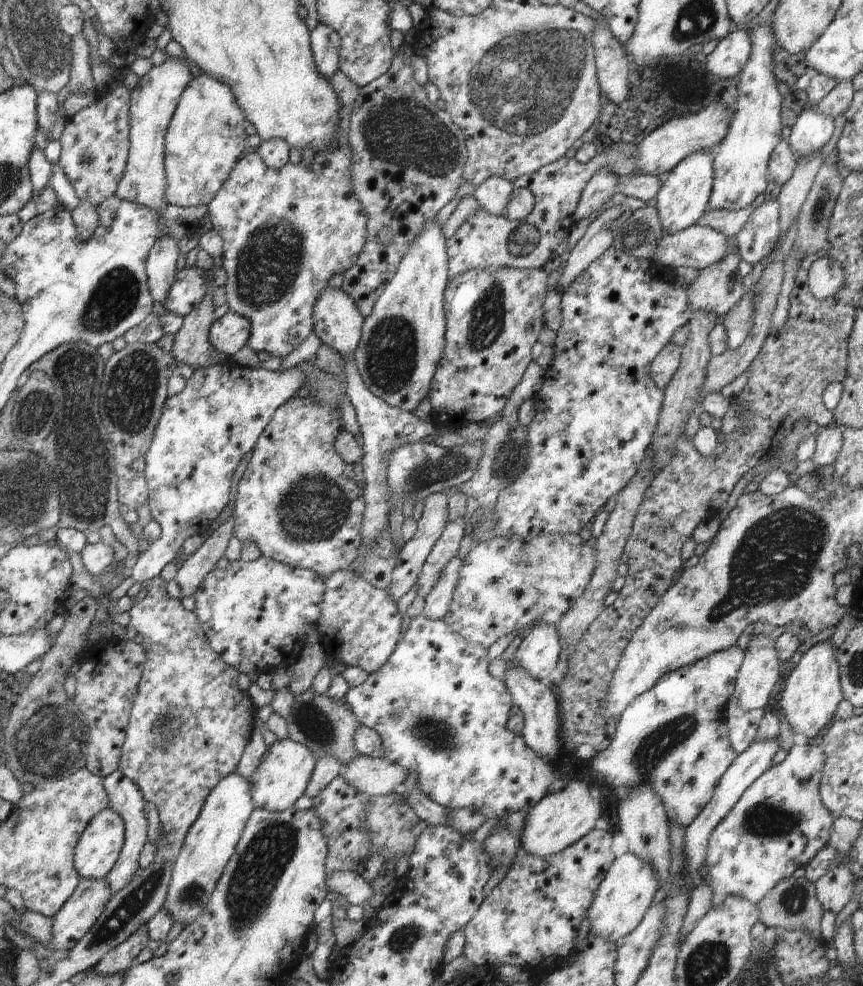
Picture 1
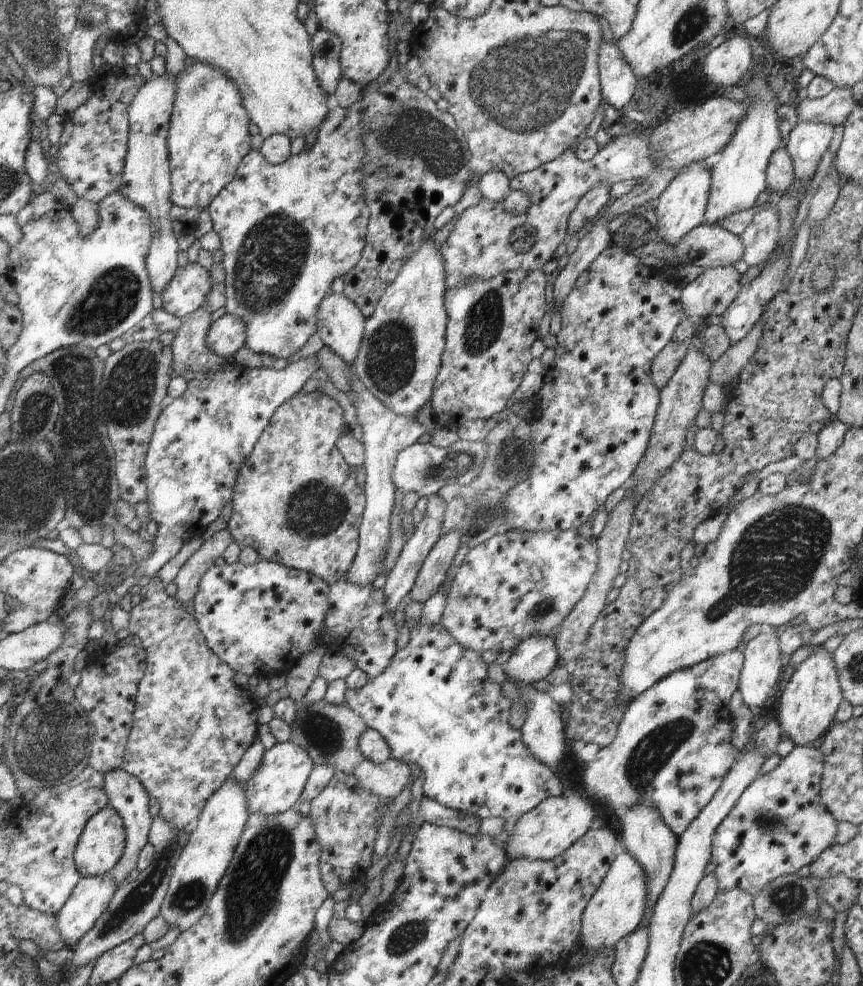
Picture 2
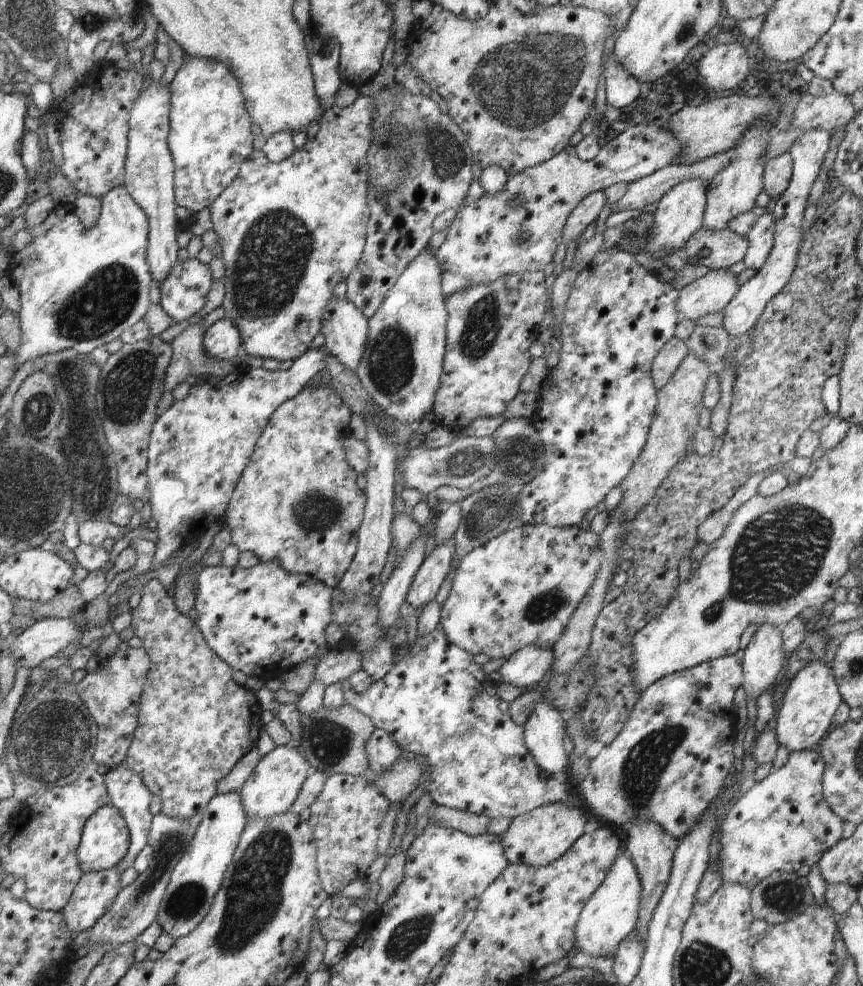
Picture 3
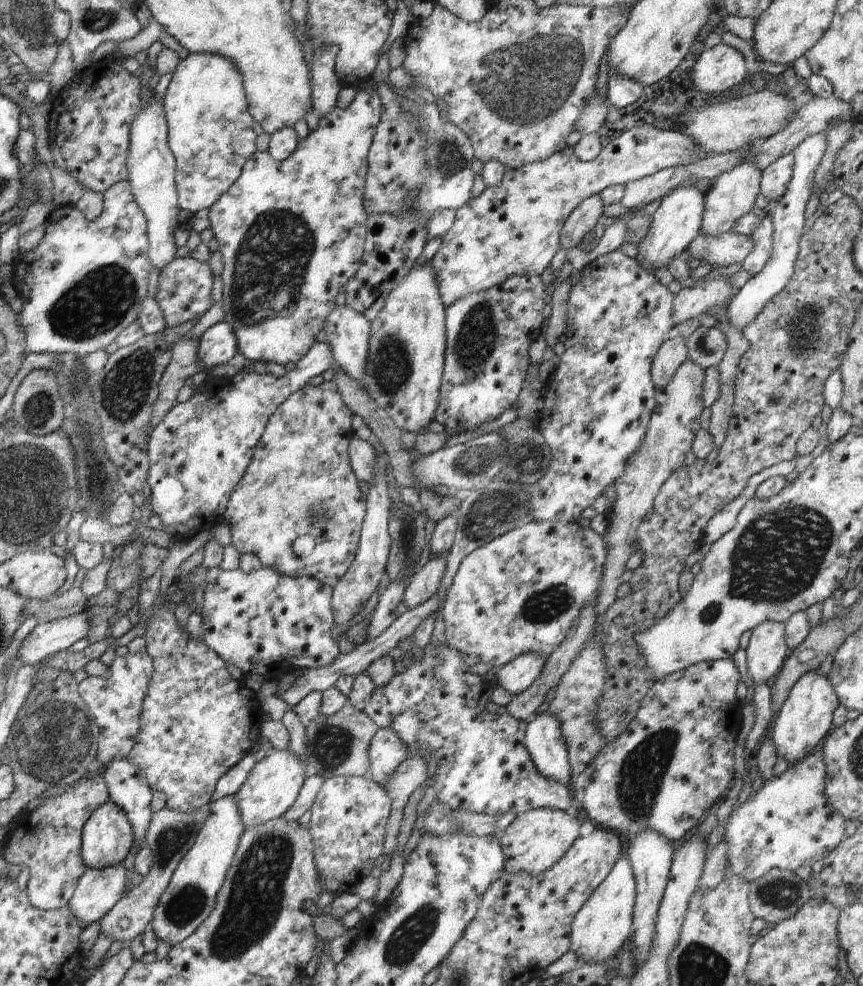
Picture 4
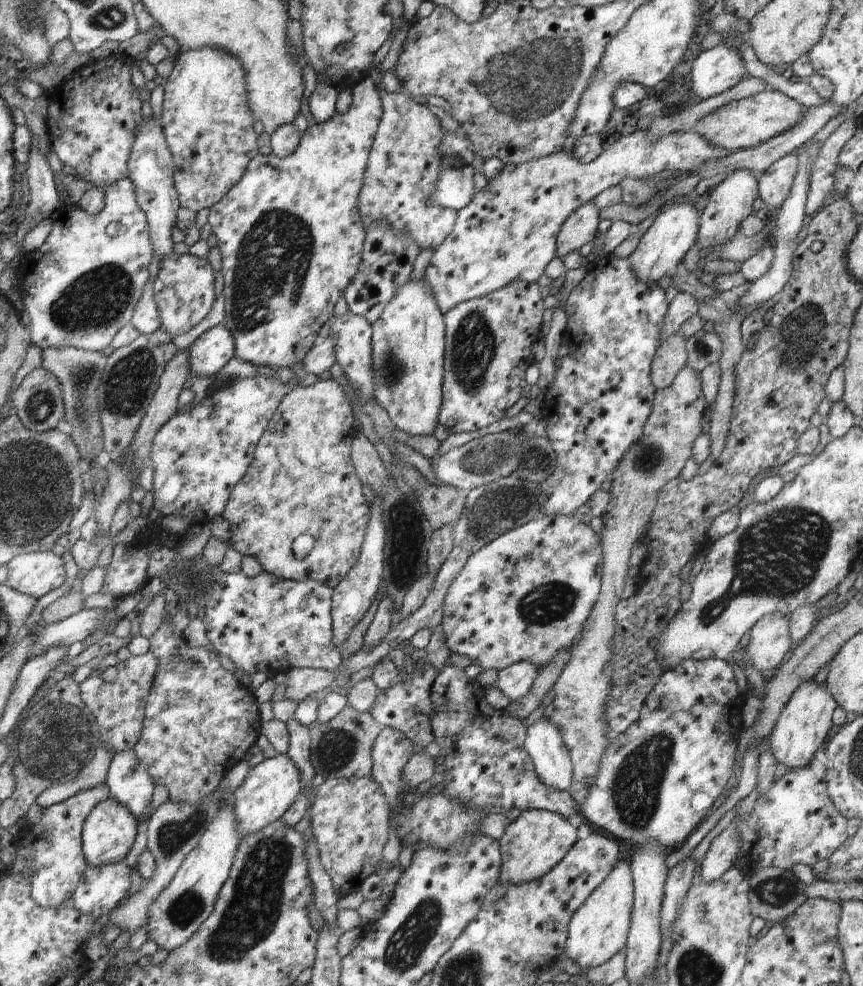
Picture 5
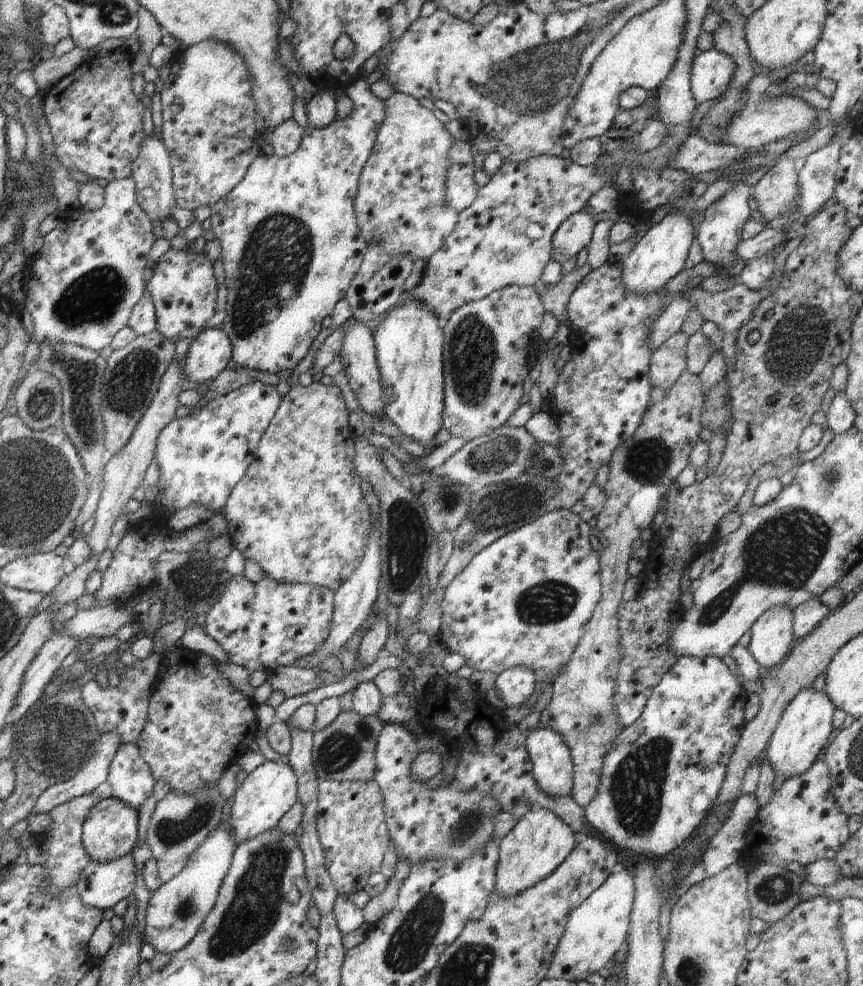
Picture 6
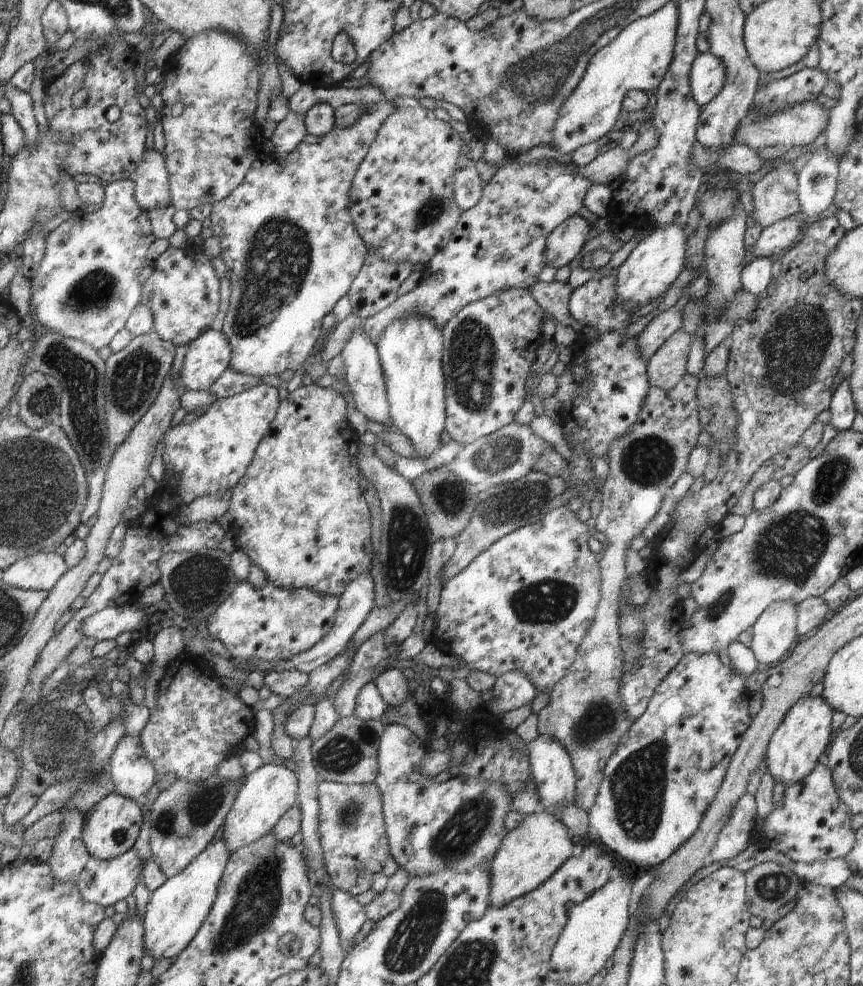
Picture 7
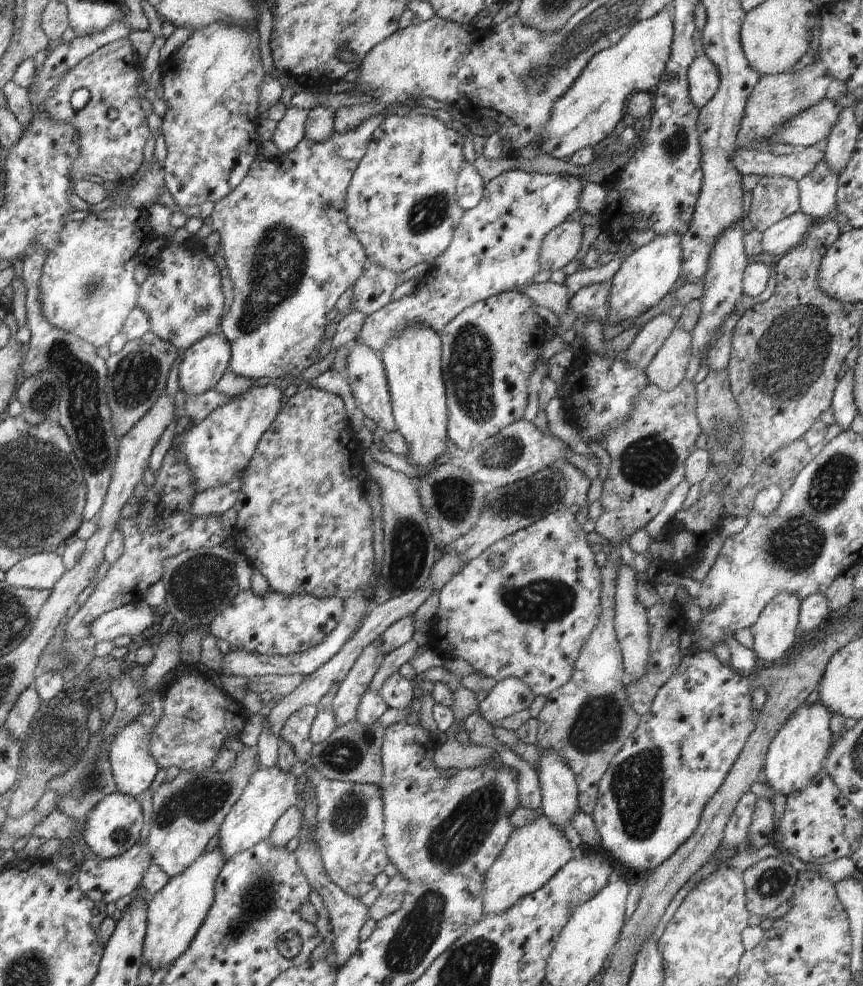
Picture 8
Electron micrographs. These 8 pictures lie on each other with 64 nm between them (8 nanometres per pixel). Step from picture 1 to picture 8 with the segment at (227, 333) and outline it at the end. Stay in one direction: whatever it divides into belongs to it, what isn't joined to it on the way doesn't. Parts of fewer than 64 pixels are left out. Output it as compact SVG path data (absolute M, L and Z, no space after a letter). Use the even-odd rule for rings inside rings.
M219 332L201 338L196 344L183 352L184 358L179 366L179 388L185 396L198 396L214 390L222 375L228 371L231 358L231 346L226 337Z

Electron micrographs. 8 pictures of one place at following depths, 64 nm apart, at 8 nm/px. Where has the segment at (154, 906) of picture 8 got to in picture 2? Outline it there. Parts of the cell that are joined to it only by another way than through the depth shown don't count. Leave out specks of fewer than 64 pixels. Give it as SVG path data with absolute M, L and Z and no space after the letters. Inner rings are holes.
M226 779L208 798L197 819L196 827L190 831L186 846L173 867L168 890L162 902L160 916L170 924L170 929L178 928L178 932L186 932L206 914L210 899L214 891L218 890L218 884L230 866L234 849L240 842L250 813L244 785L240 786L240 782Z

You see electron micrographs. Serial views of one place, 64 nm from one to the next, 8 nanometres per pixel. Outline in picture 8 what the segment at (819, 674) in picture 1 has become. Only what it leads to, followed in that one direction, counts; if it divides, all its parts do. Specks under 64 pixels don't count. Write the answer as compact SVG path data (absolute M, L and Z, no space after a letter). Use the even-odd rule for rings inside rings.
M802 704L791 715L772 739L761 773L770 788L784 796L804 790L810 780L823 771L822 760L835 741L829 725L832 714L822 704Z

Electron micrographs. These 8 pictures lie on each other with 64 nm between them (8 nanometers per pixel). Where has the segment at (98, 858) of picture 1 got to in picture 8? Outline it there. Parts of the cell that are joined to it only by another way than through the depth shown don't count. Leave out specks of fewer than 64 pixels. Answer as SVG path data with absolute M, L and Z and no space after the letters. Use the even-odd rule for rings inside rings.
M118 790L102 798L81 823L80 838L93 854L100 859L111 859L124 854L134 844L139 842L140 832L144 826L142 806L134 796L124 794Z

